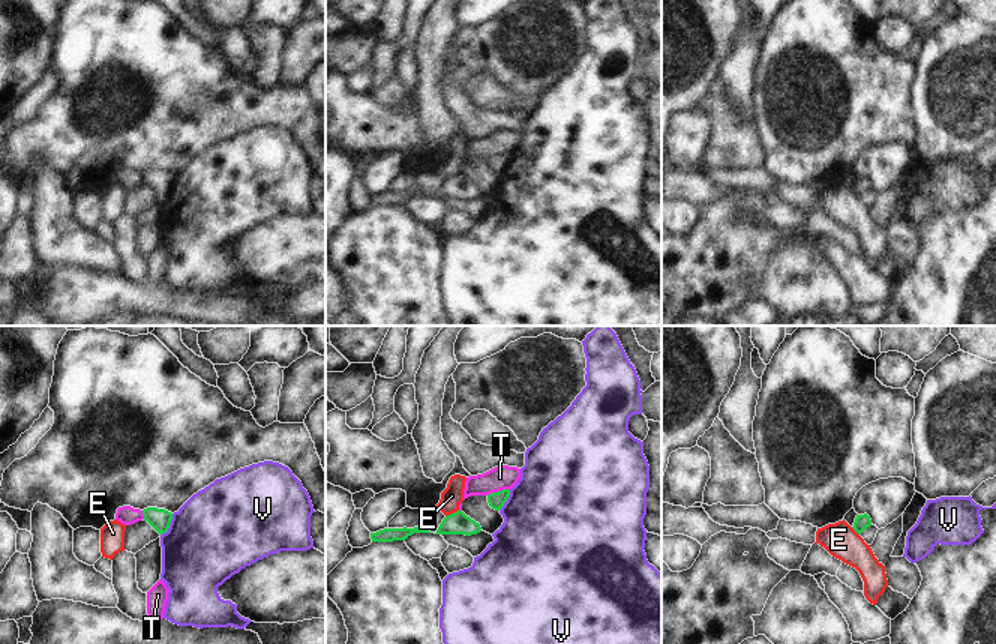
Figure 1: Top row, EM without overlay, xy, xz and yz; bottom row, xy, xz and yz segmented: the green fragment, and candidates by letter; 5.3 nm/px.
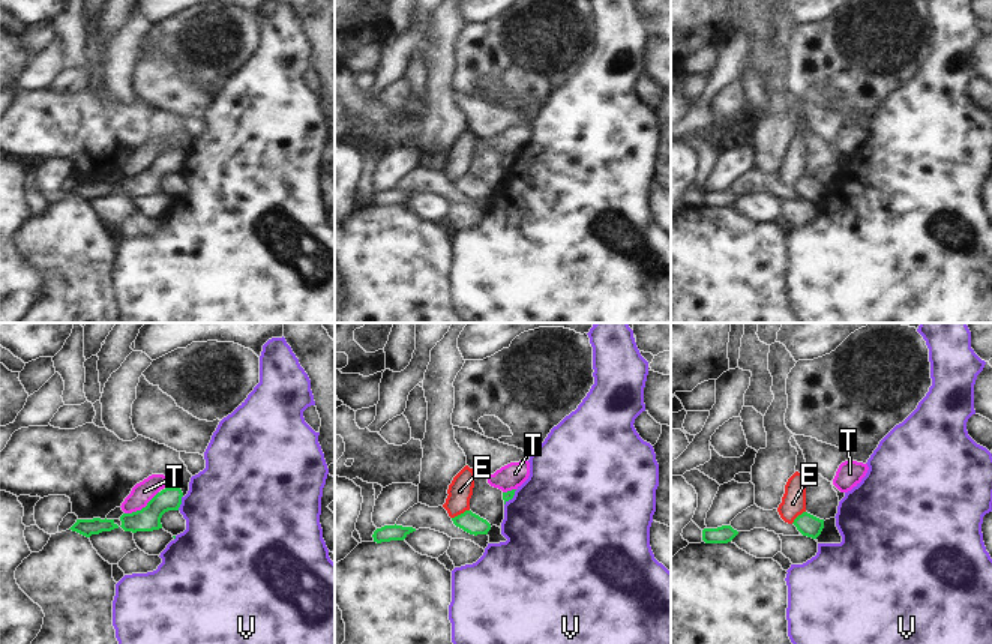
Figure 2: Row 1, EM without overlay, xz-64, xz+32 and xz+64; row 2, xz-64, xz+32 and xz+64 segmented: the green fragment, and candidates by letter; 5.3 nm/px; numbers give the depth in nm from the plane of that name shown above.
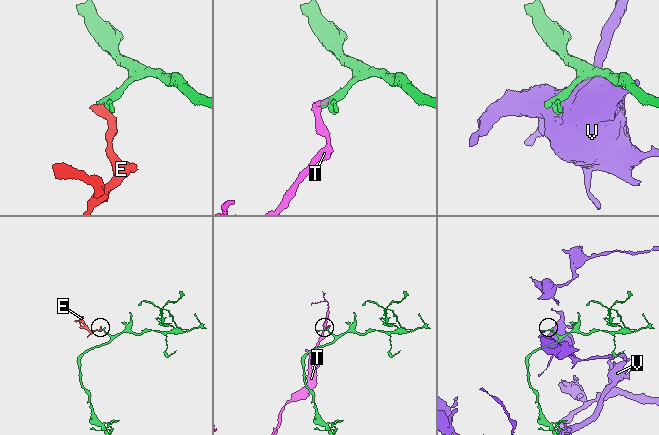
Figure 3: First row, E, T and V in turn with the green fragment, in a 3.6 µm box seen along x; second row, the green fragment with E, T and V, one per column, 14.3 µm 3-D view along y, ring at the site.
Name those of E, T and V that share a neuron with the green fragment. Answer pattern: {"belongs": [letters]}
{"belongs": []}

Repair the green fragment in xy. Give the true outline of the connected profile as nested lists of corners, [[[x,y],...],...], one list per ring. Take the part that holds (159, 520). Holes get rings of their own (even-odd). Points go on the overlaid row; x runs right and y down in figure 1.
[[[147,507],[142,510],[144,521],[147,521],[159,534],[168,531],[172,513],[165,509]]]

